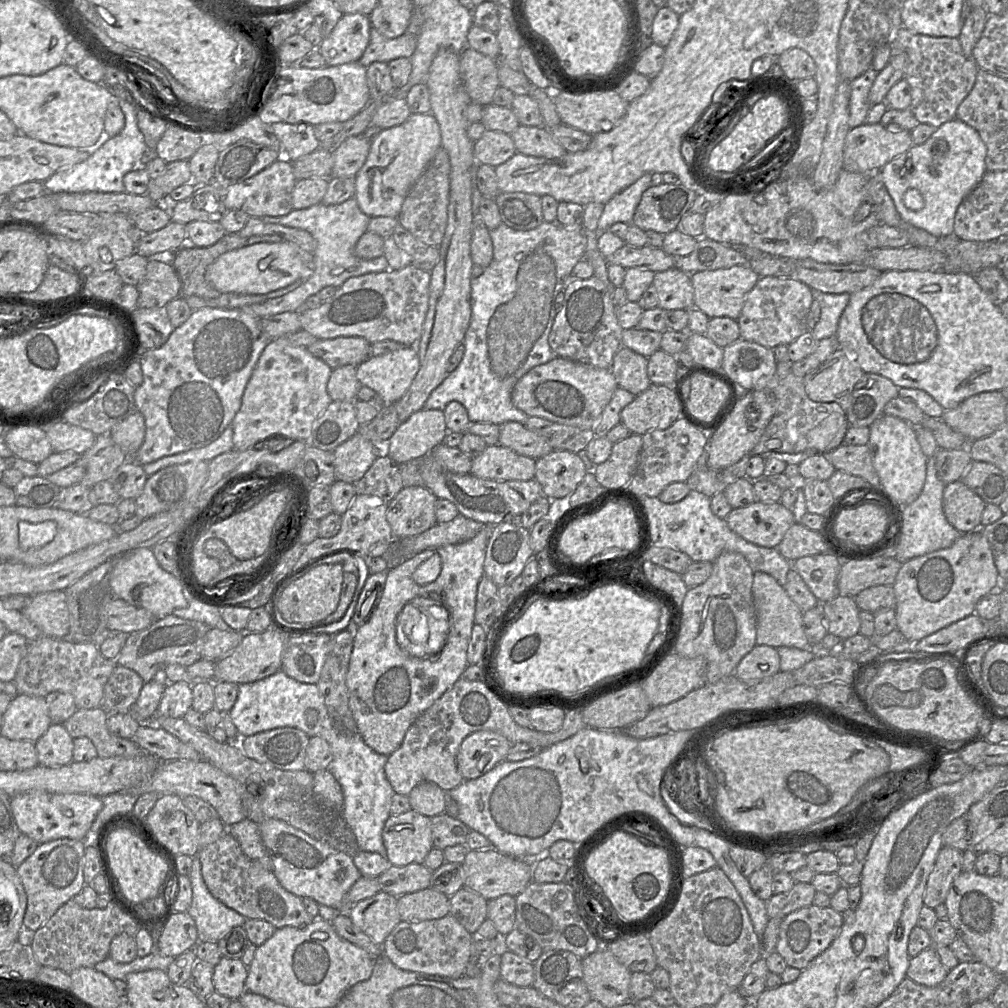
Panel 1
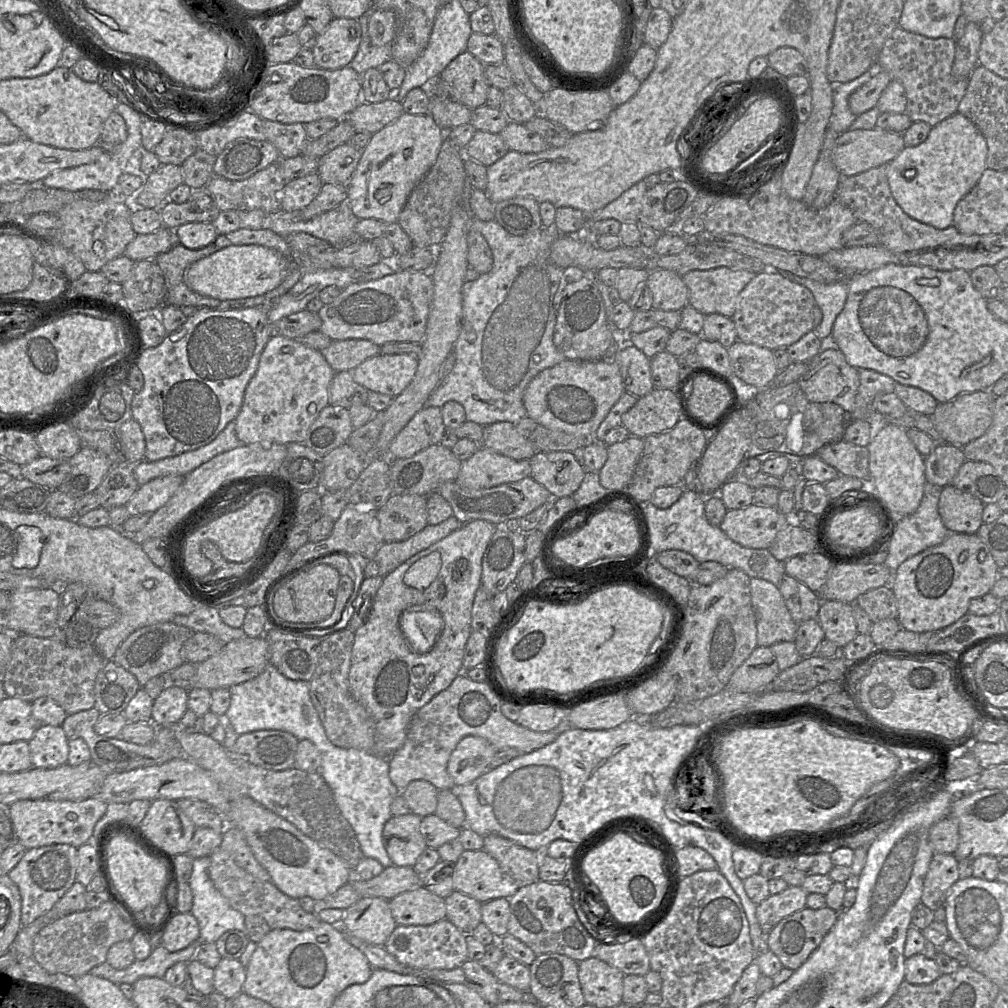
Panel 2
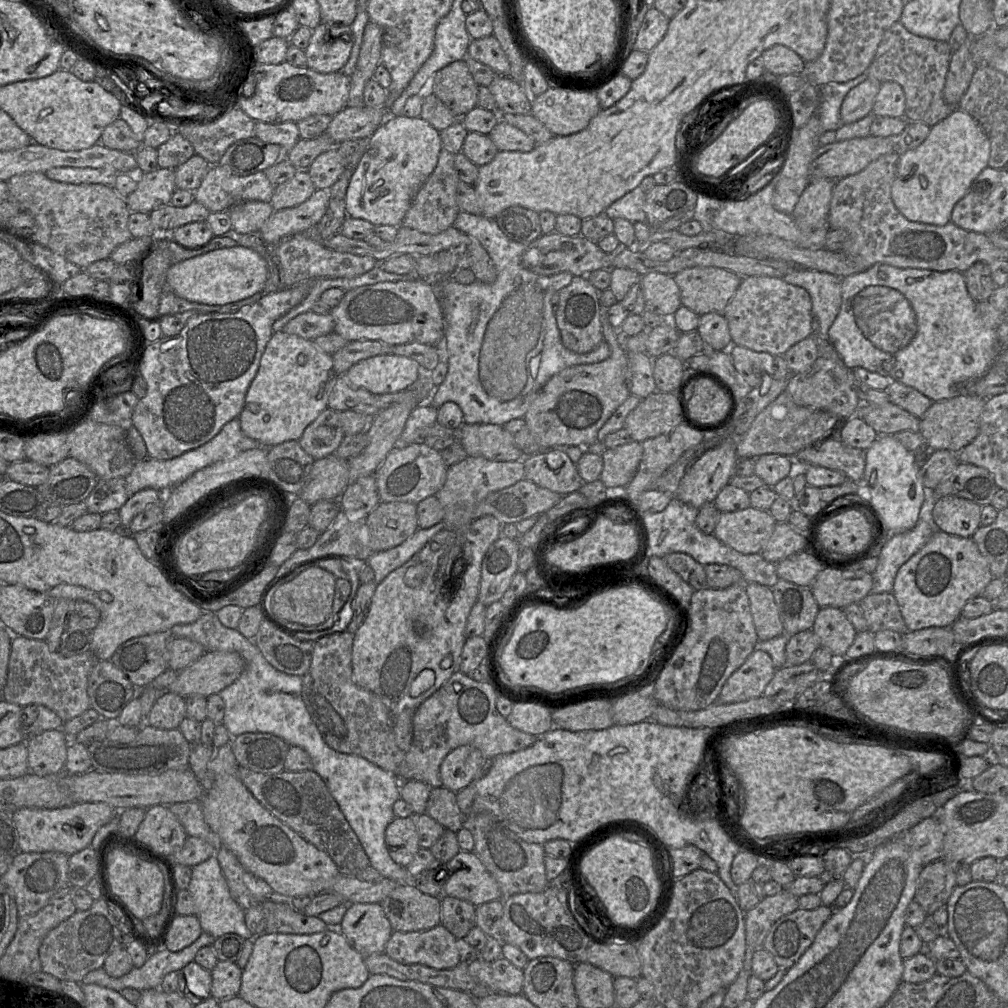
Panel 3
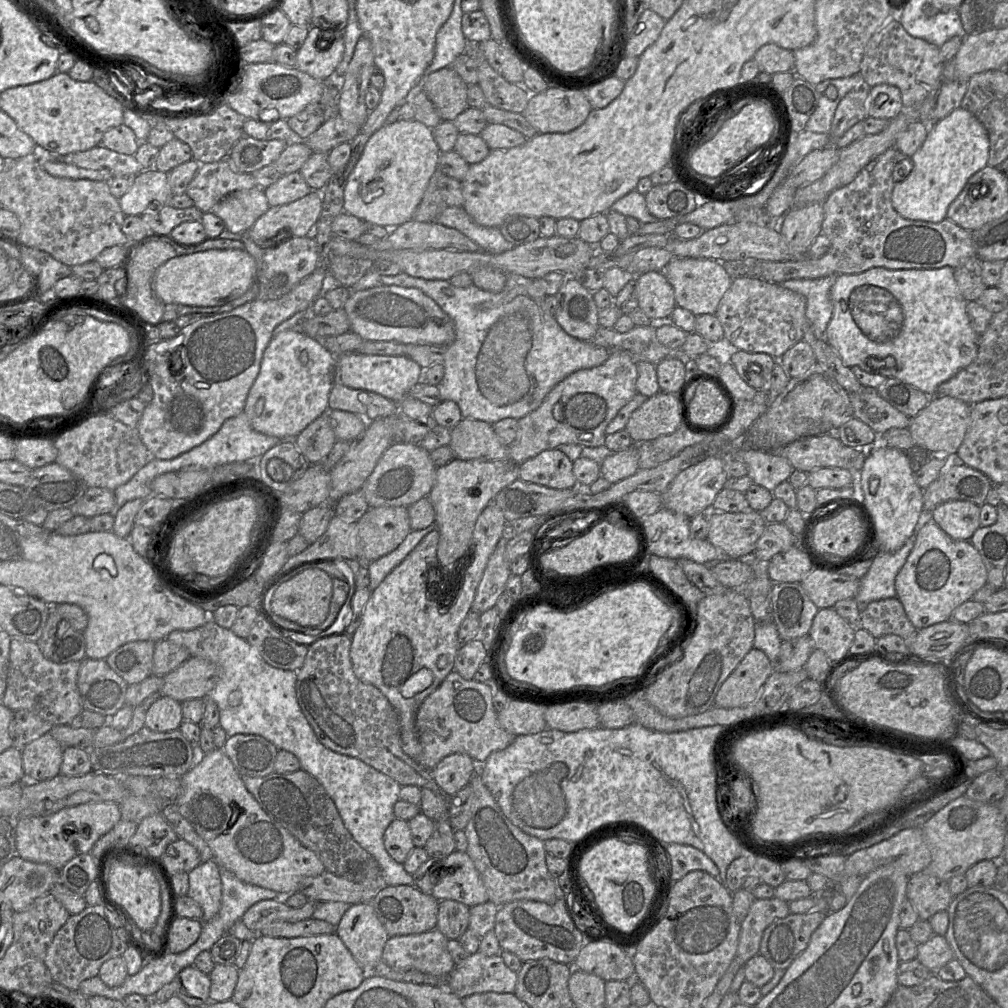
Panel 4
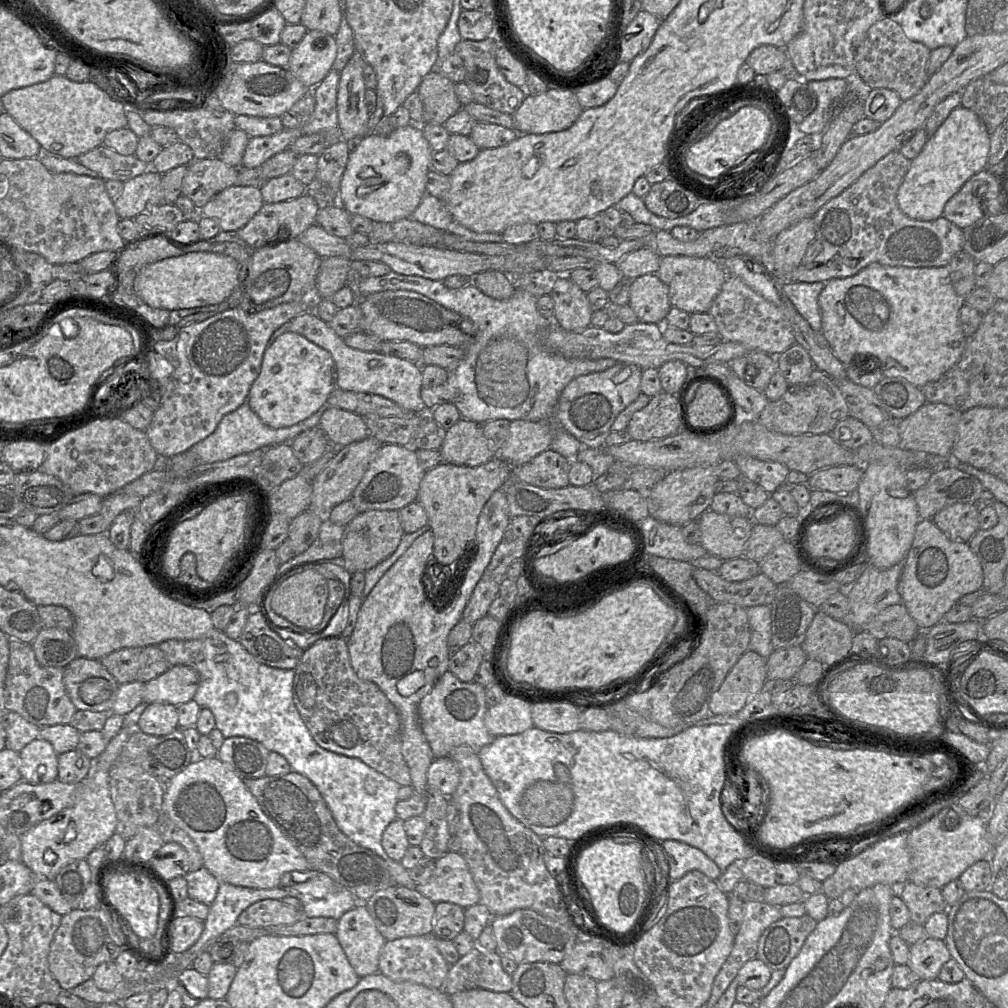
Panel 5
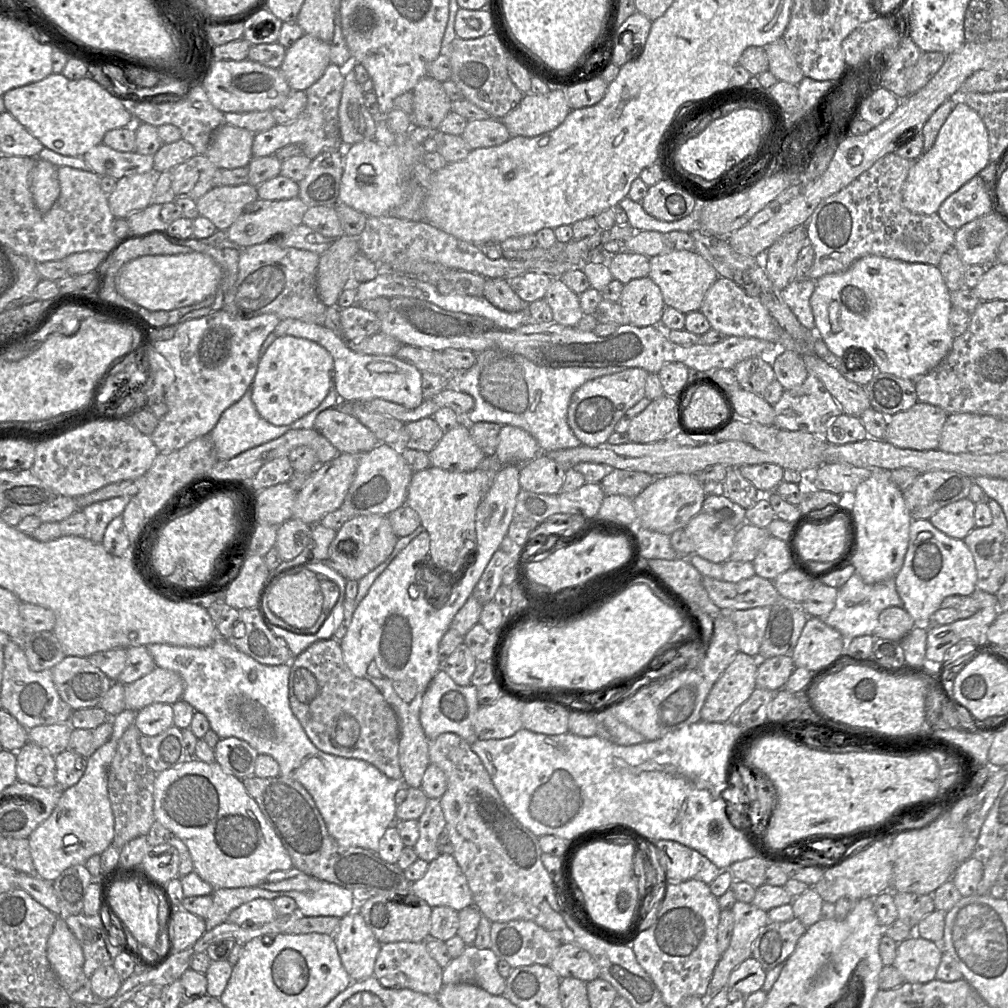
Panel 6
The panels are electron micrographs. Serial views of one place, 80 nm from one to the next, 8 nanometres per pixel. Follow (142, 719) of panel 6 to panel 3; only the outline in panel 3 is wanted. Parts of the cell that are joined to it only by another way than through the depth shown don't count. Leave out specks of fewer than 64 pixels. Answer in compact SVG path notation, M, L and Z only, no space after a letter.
M168 690L160 694L147 717L147 723L158 729L177 729L186 717L186 699Z

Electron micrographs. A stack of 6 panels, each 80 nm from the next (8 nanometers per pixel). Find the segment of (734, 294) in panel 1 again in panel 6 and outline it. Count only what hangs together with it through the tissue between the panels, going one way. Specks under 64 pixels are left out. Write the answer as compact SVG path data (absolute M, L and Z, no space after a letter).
M676 250L650 257L649 277L659 286L665 306L687 314L698 311L708 289L719 277L714 267L695 251Z

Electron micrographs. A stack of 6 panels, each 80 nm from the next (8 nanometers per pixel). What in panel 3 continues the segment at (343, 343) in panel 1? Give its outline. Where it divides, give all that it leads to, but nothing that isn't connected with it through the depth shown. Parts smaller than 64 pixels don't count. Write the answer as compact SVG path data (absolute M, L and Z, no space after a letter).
M380 340L349 341L332 354L334 371L337 375L344 375L352 365L363 359L392 353L393 346Z

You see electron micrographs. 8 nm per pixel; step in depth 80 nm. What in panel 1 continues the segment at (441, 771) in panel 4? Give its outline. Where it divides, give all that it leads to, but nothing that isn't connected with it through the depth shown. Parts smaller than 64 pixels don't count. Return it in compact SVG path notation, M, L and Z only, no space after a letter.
M474 732L460 745L456 757L458 771L464 780L476 779L505 760L511 747L512 744L496 732Z

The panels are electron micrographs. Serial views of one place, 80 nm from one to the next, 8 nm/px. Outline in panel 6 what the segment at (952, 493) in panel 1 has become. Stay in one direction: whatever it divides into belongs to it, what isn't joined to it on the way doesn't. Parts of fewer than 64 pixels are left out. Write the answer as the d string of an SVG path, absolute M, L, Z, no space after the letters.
M968 498L961 499L941 508L929 520L947 536L964 540L976 527L975 508L976 504Z

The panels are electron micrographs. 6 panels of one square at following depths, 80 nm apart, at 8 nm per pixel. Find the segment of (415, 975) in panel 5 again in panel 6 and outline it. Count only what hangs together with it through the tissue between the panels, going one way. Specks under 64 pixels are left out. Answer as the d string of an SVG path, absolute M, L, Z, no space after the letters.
M426 942L382 944L374 966L374 977L385 987L409 989L435 997L443 987L443 968L429 955Z

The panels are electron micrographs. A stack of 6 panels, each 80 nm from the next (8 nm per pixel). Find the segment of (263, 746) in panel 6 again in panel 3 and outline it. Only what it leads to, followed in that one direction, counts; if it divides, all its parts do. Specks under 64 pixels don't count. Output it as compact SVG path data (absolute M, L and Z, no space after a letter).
M203 609L203 615L194 623L178 624L169 631L170 637L187 638L201 644L207 652L237 652L245 660L245 669L239 678L218 694L224 701L225 712L222 724L230 737L237 737L244 733L269 733L282 738L290 746L303 748L311 757L313 769L326 783L331 795L337 802L350 827L358 837L370 865L383 878L393 880L398 884L412 883L412 877L405 867L395 863L385 845L385 830L395 818L393 805L400 798L399 779L392 772L383 770L365 758L338 752L329 747L323 740L319 730L313 722L302 698L302 676L291 675L277 670L262 655L253 640L245 638L237 629L225 627L216 614Z

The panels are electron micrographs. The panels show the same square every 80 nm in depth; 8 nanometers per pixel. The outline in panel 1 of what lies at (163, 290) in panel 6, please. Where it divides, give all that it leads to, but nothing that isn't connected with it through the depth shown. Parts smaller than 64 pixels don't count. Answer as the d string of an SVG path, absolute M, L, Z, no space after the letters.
M284 241L257 243L227 251L207 267L205 279L220 293L266 294L284 288L300 278L306 281L313 271L313 254Z

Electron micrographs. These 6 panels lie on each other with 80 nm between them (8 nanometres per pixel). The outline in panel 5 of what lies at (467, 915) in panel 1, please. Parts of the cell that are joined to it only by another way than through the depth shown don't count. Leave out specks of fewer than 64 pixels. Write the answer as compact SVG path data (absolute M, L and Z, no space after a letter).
M453 903L436 904L433 935L439 940L453 941L464 931L465 909Z

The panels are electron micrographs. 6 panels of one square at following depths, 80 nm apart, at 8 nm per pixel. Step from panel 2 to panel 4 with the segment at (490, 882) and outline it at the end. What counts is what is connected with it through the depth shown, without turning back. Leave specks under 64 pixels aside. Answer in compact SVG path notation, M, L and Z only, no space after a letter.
M454 851L441 861L440 880L432 890L436 900L455 900L469 908L489 901L482 878L466 852Z

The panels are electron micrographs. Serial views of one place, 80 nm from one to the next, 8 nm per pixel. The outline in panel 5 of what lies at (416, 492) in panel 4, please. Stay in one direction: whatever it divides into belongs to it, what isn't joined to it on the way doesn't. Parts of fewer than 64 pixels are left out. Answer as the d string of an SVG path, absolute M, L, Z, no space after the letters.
M397 444L381 445L350 497L359 512L378 509L398 511L416 501L426 470L420 465L415 450L418 449Z

